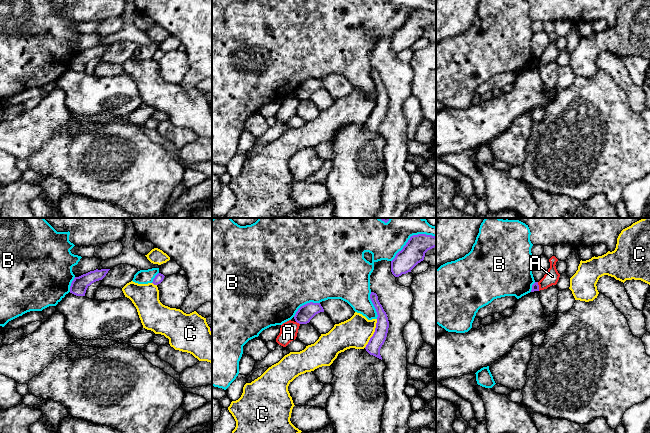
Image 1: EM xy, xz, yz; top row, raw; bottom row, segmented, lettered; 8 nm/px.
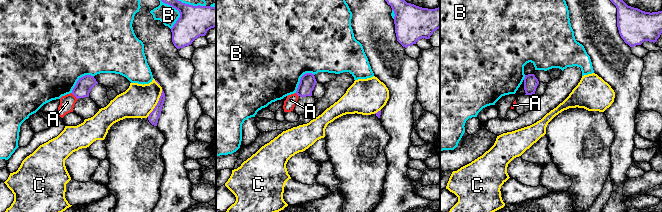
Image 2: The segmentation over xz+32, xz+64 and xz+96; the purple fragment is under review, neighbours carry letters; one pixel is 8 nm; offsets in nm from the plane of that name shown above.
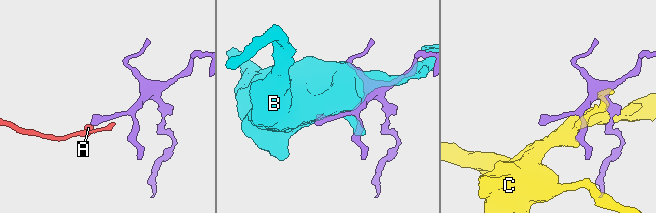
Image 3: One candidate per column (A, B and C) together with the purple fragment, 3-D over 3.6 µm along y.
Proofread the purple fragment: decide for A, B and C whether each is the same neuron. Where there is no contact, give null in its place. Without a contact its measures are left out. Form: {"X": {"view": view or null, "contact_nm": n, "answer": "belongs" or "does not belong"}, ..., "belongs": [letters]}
{"A": {"view": "xz", "contact_nm": 40, "answer": "does not belong"}, "B": {"view": "xz", "contact_nm": 420, "answer": "does not belong"}, "C": {"view": "xz", "contact_nm": 260, "answer": "does not belong"}, "belongs": []}

